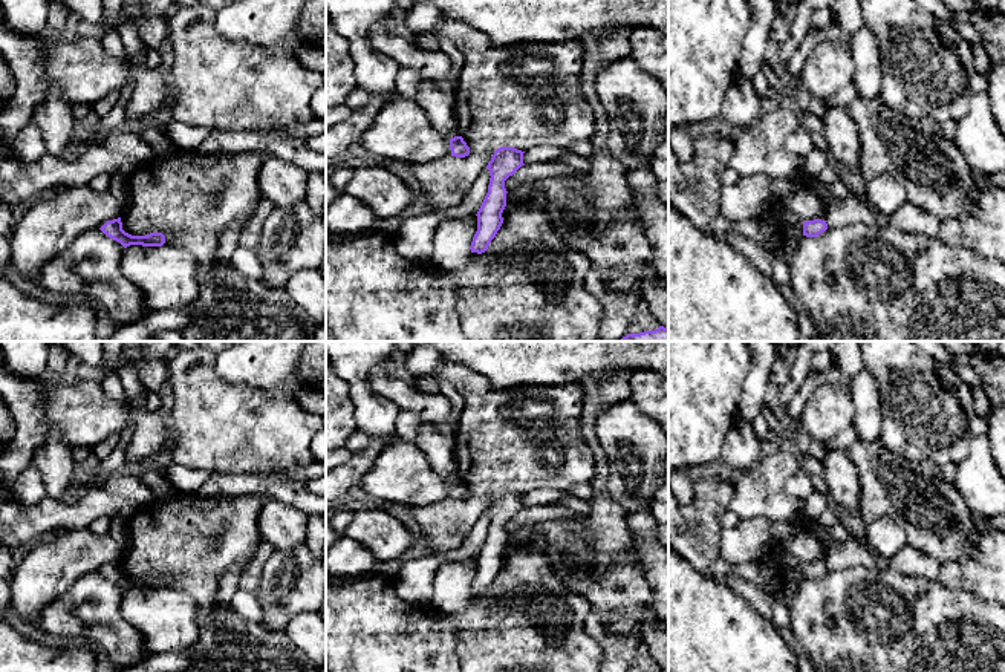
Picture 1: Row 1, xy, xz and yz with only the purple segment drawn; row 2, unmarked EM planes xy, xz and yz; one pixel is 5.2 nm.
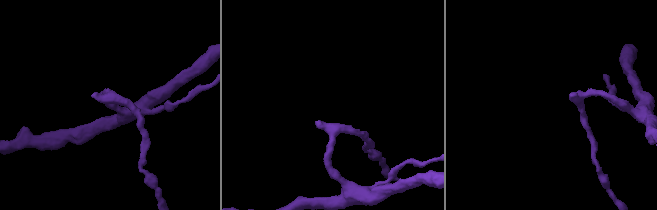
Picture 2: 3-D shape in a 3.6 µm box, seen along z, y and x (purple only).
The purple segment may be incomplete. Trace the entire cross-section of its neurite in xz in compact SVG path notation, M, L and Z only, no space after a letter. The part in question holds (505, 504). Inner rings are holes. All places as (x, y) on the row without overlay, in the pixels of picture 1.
M500 490L494 494L486 511L489 513L488 536L477 554L477 574L471 585L471 595L482 597L503 566L502 556L506 550L505 524L512 519L523 507L522 493Z

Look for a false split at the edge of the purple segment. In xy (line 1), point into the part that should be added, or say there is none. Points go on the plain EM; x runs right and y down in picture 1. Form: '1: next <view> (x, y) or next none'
1: next none

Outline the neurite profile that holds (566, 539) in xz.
M554 519L538 522L535 531L548 543L548 551L560 563L572 568L571 560L577 559L584 569L597 568L595 545L587 537L587 520Z

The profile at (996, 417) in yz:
M990 407L987 415L987 438L994 464L1005 479L1005 407Z

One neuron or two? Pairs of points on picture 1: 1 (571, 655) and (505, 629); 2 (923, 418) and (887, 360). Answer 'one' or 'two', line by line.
1: one
2: one

